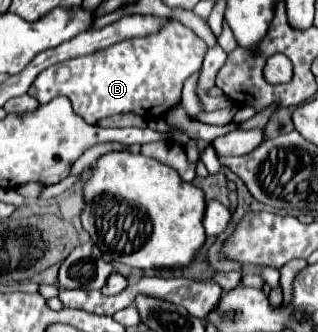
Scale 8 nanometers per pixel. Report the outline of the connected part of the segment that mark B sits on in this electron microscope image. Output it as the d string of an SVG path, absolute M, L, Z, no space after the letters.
M174 20L156 34L122 40L90 56L78 56L46 68L34 80L28 94L40 104L46 104L56 96L68 96L74 112L90 124L122 112L136 112L146 120L162 118L168 110L180 104L184 80L200 68L204 52L204 40L182 22Z

